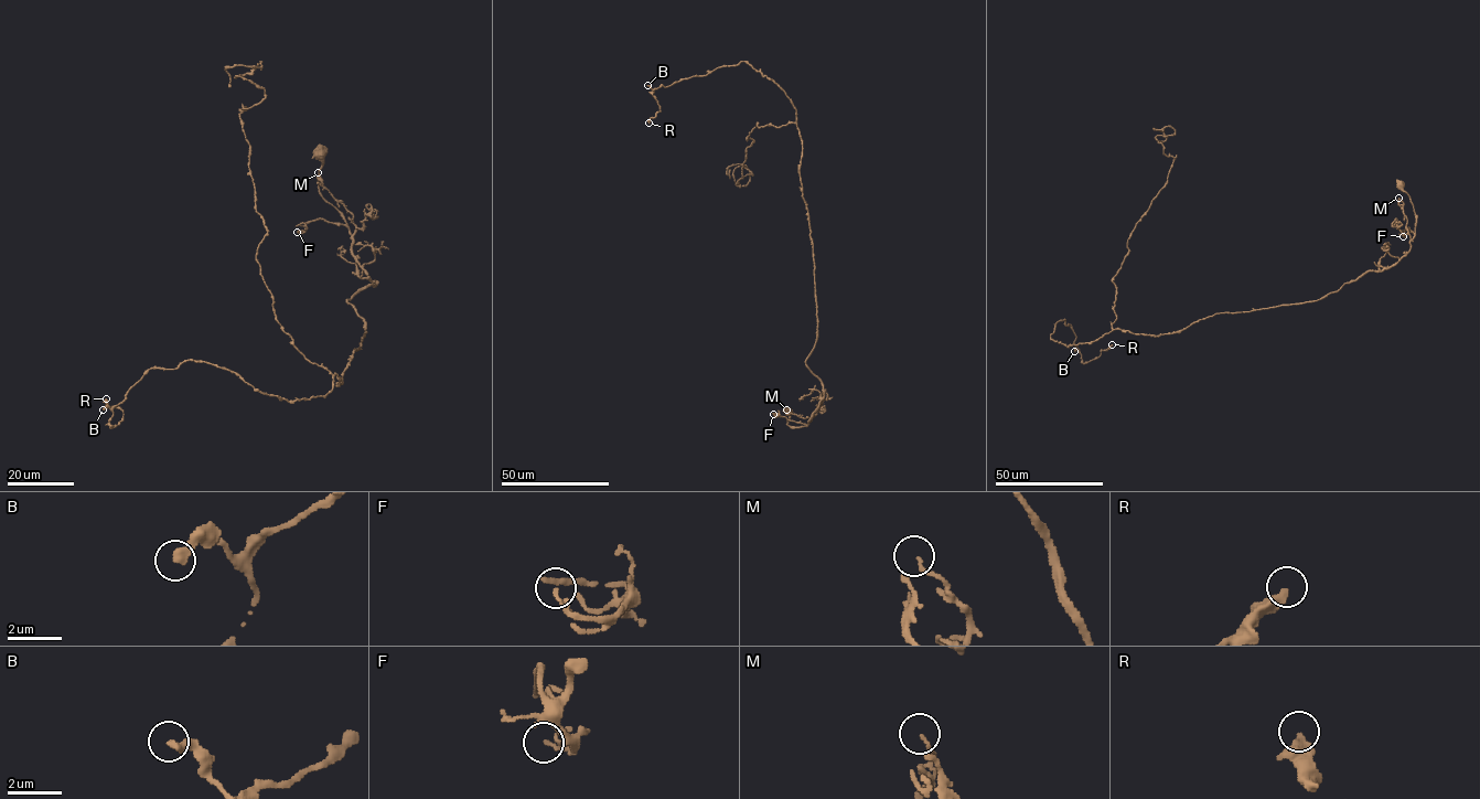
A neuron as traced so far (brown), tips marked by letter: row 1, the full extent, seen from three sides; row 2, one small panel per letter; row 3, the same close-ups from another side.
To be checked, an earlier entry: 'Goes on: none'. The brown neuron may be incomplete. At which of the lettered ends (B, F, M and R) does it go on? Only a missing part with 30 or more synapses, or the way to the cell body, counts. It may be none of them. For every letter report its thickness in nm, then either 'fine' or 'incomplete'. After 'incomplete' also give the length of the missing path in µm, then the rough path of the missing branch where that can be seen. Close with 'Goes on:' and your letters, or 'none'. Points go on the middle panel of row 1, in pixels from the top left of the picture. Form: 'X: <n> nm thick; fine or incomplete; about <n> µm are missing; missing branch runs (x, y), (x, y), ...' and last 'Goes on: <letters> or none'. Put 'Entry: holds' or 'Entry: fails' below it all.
B: 360 nm thick; fine
F: 100 nm thick; fine
M: 80 nm thick; fine
R: 440 nm thick; fine
Goes on: none
Entry: holds

